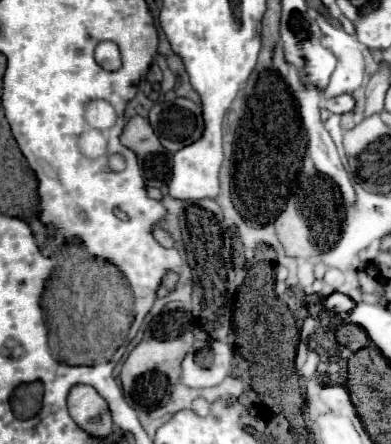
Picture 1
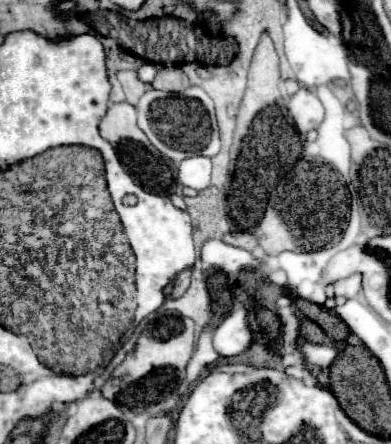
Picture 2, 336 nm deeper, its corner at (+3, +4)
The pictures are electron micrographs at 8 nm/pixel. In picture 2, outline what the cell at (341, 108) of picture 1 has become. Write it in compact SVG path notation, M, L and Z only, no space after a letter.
M300 89L288 103L288 113L294 119L294 125L300 133L308 133L316 129L324 119L324 107L318 101L318 97L308 91Z

